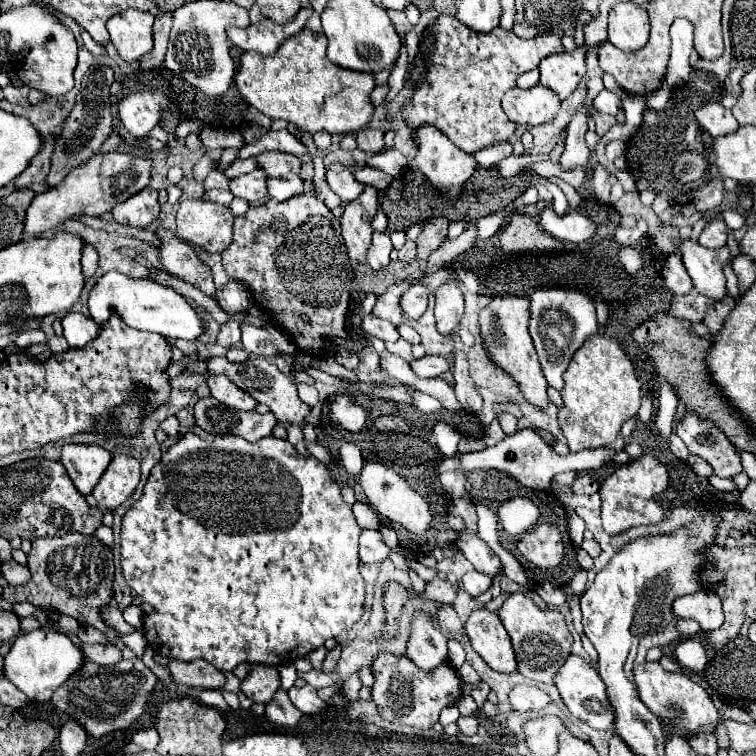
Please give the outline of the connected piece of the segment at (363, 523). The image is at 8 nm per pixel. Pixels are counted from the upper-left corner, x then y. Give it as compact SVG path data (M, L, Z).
M355 502L355 504L353 504L353 514L355 514L357 524L359 524L361 528L373 528L373 530L379 530L379 528L381 528L379 516L375 514L375 510L373 510L369 504Z

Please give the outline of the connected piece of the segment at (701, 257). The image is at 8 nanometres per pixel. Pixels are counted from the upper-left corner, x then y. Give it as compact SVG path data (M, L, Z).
M681 240L677 244L677 252L685 262L695 290L699 290L711 300L725 300L727 290L723 266L729 258L729 248L709 250L691 240Z

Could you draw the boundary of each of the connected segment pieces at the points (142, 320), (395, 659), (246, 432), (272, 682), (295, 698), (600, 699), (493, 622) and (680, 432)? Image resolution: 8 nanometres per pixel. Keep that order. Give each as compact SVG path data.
M115 270L101 276L89 294L89 314L95 324L101 326L105 320L109 320L113 312L121 314L131 328L157 332L167 340L195 340L205 332L205 320L201 318L201 314L197 314L197 310L173 288L153 280L135 280Z
M379 652L379 656L371 664L371 672L375 678L371 686L371 700L377 704L379 716L389 722L415 728L431 728L439 720L441 708L453 706L461 698L463 682L457 670L449 664L441 664L441 668L433 672L423 672L407 656Z
M207 396L195 404L195 422L213 434L235 434L243 436L247 442L257 442L273 432L277 418L271 412L237 412L217 402L213 396Z
M255 664L247 678L241 682L241 690L253 702L267 704L279 688L279 672L273 666Z
M293 686L287 694L289 694L293 706L297 710L301 710L303 714L315 714L325 708L325 702L317 696L317 690L313 686L303 686L303 688Z
M571 654L569 660L565 662L565 666L557 672L555 686L573 716L577 716L579 720L583 720L585 724L589 724L595 730L615 730L615 726L613 726L615 712L613 712L613 706L609 704L605 682L601 680L597 668L593 668L589 662Z
M479 606L465 622L465 630L475 652L497 672L515 672L515 654L507 630L499 616Z
M687 410L677 422L675 432L691 454L711 464L717 476L731 478L743 470L739 450L729 444L727 436L715 424L709 424L709 420L701 420L701 416L693 416L693 412Z

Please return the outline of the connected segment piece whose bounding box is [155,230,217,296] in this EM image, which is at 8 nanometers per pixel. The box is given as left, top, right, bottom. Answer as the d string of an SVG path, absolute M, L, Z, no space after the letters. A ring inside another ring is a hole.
M155 230L155 232L161 236L159 256L163 266L171 274L179 276L181 280L205 292L207 296L215 296L217 288L213 284L211 268L193 252L193 248L181 242L179 238L175 238L171 232L165 232L165 230Z

